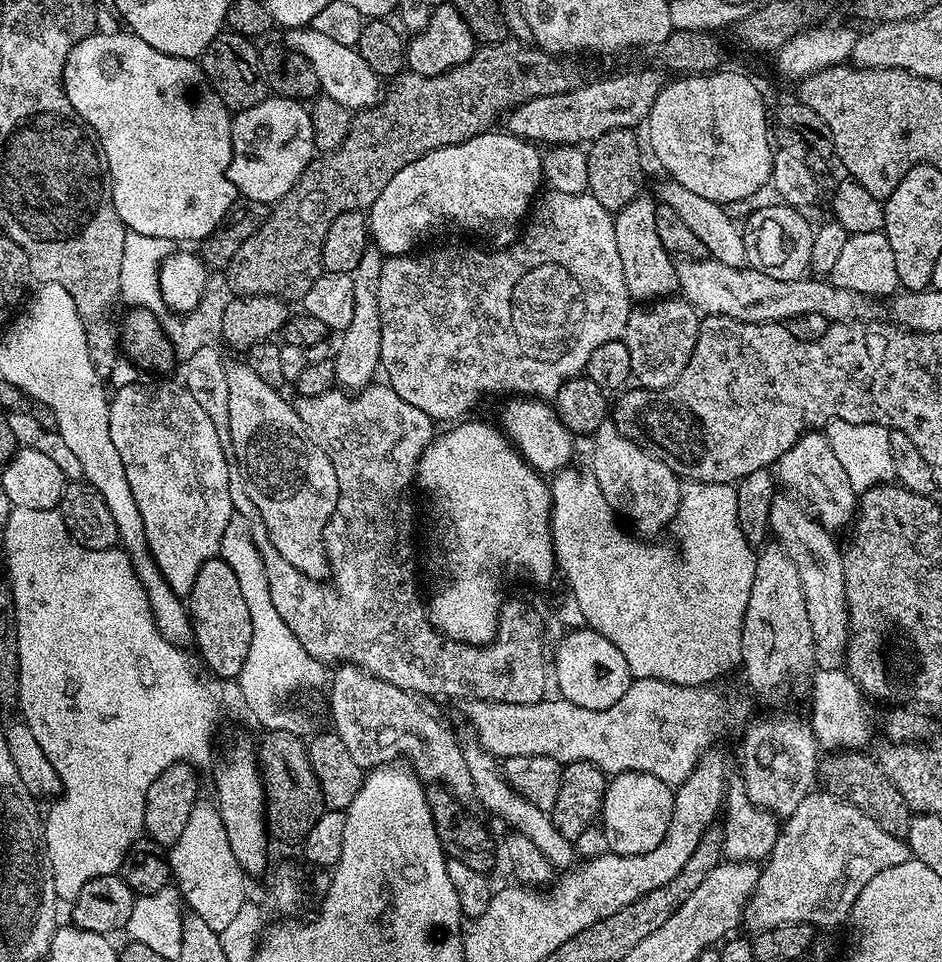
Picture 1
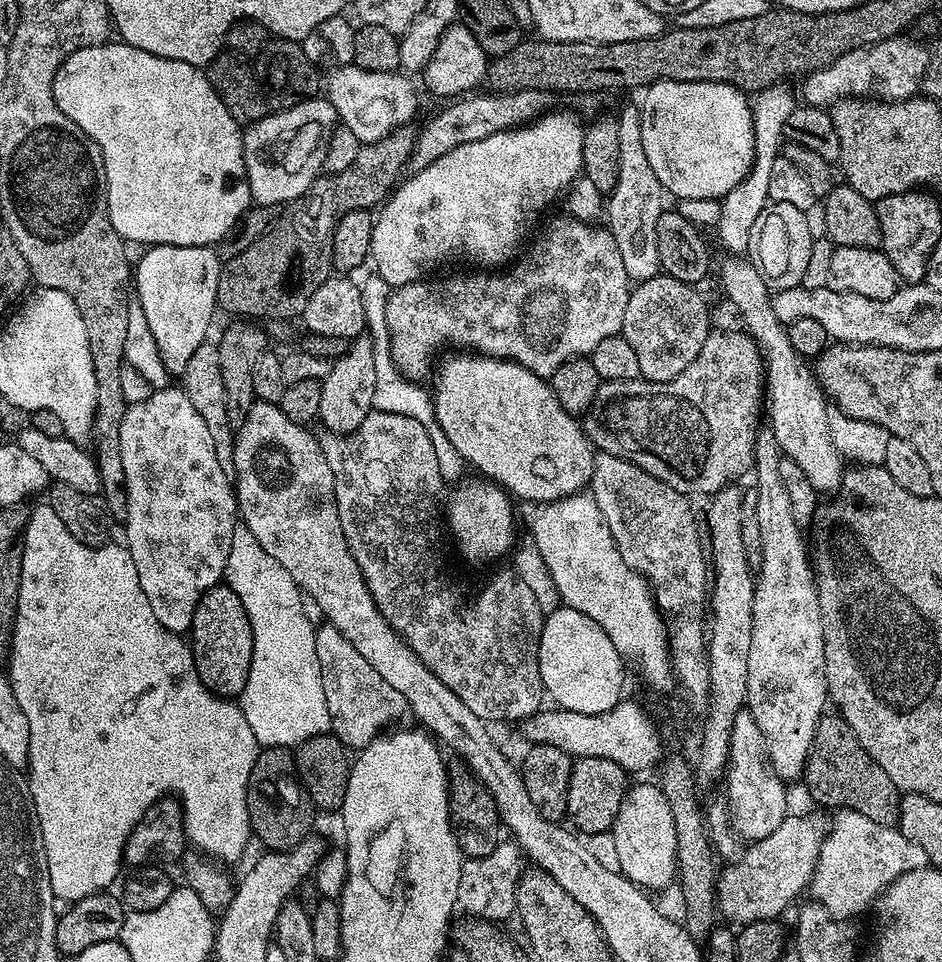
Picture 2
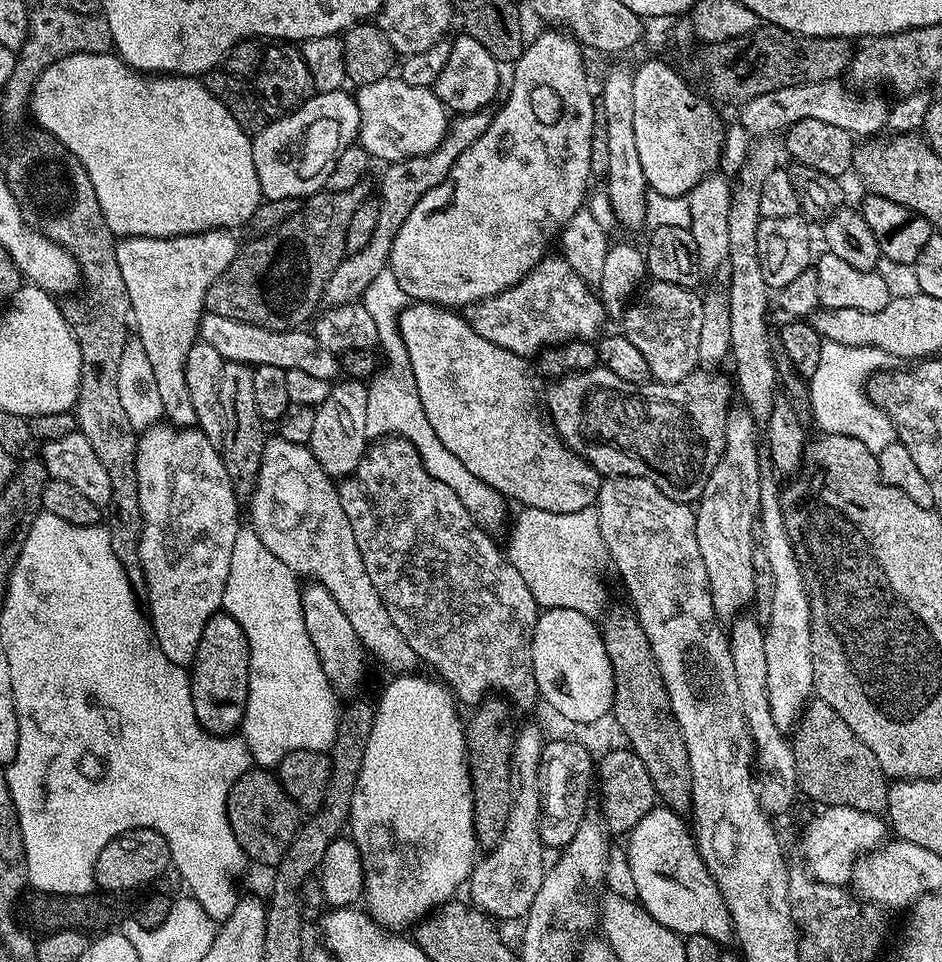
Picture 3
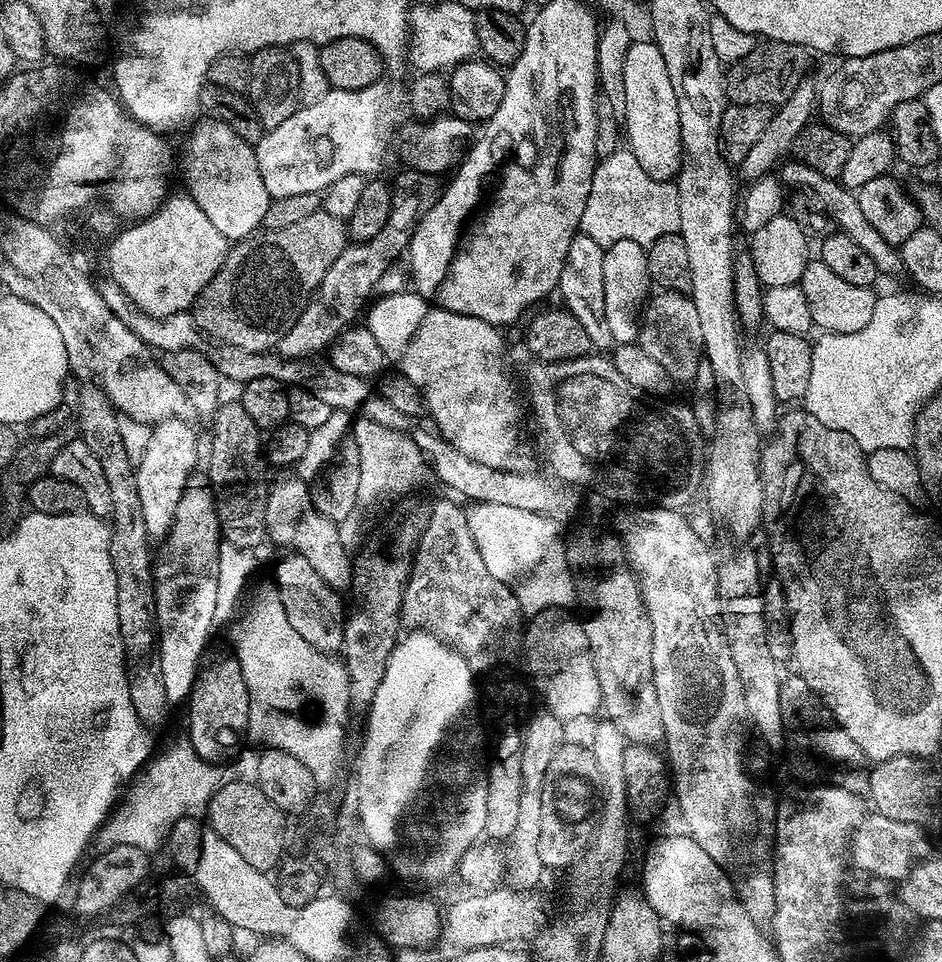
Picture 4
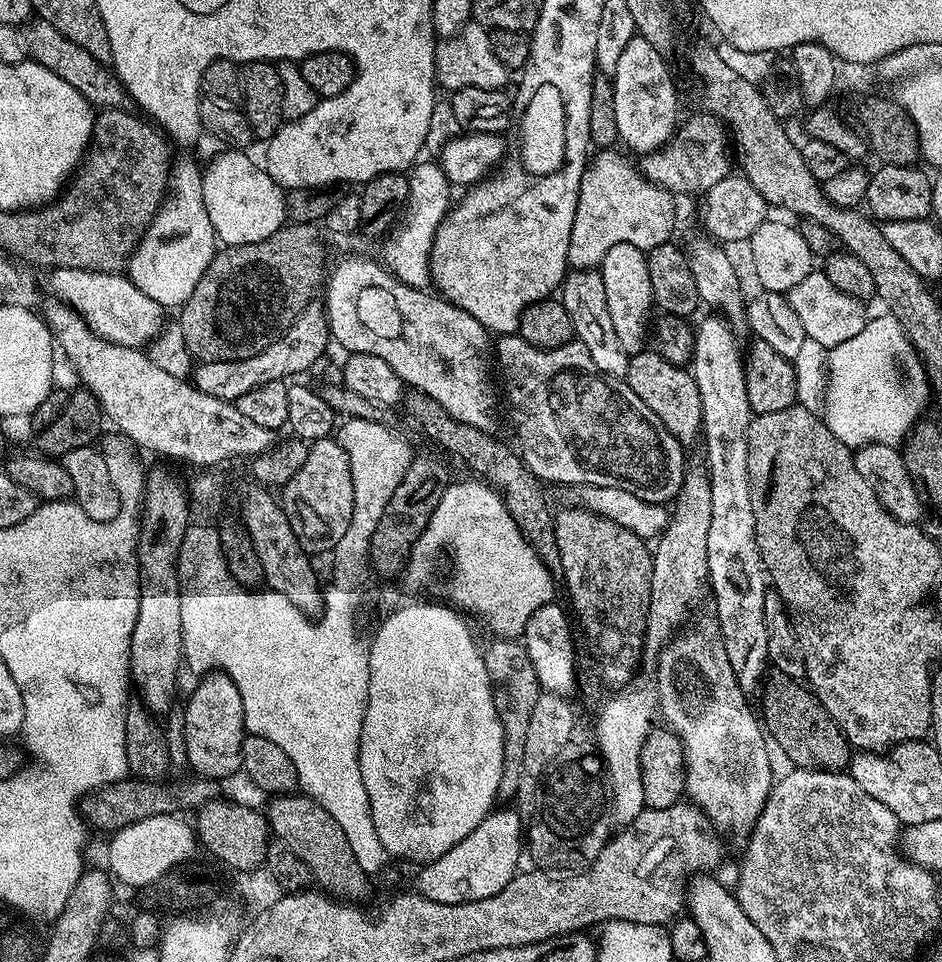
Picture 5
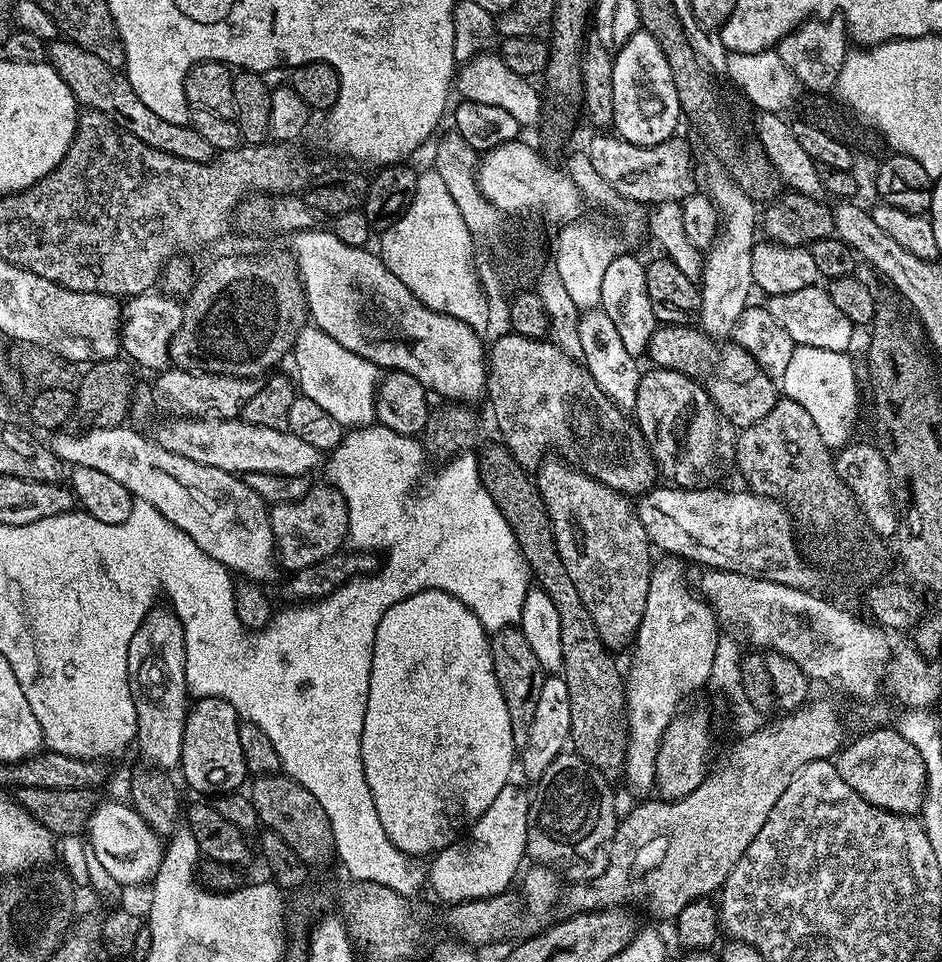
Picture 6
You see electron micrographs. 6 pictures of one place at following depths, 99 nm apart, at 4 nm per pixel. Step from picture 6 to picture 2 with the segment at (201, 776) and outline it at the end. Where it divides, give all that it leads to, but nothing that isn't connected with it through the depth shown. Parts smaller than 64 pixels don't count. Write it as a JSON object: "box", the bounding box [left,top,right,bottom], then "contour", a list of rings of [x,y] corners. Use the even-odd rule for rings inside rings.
{"box":[190,583,254,697],"contour":[[[227,583],[215,584],[210,590],[206,590],[206,594],[202,594],[202,598],[194,610],[194,618],[190,629],[191,636],[190,647],[200,681],[208,687],[210,692],[215,692],[217,696],[239,697],[246,686],[246,678],[250,674],[254,638],[252,637],[250,618],[246,614],[246,606],[242,606],[242,598],[238,598],[238,594],[234,594],[234,590],[230,590]]]}

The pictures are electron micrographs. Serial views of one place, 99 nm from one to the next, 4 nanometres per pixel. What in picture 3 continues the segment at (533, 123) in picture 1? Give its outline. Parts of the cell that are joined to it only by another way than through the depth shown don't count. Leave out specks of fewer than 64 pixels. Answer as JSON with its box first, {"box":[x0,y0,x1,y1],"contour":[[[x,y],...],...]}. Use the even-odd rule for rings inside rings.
{"box":[323,110,492,305],"contour":[[[484,110],[457,115],[449,123],[448,131],[436,149],[421,156],[412,156],[396,163],[389,163],[384,168],[384,177],[380,180],[380,196],[378,195],[380,209],[378,210],[378,226],[374,226],[374,238],[370,238],[370,242],[366,242],[362,250],[348,252],[344,261],[338,266],[338,270],[330,274],[324,287],[323,303],[325,305],[354,304],[361,299],[370,282],[388,268],[390,250],[394,246],[394,234],[398,234],[398,230],[402,228],[406,214],[410,214],[410,210],[414,208],[418,198],[426,194],[426,190],[438,186],[438,182],[442,182],[446,174],[450,174],[456,159],[466,150],[470,150],[470,146],[474,146],[474,142],[478,142],[482,134],[486,134],[491,121],[492,116]]]}

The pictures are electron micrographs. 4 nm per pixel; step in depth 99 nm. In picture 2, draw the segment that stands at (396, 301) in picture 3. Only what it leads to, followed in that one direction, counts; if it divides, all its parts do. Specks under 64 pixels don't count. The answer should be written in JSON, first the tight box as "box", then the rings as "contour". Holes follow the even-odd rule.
{"box":[360,272,447,440],"contour":[[[375,272],[369,273],[361,281],[360,293],[362,294],[363,313],[366,314],[365,324],[368,337],[374,346],[374,402],[373,407],[380,411],[402,414],[418,420],[426,428],[430,440],[447,440],[445,431],[437,422],[435,401],[419,383],[406,379],[393,360],[392,343],[389,338],[389,327],[386,324],[386,306],[388,305],[392,289],[385,279]]]}

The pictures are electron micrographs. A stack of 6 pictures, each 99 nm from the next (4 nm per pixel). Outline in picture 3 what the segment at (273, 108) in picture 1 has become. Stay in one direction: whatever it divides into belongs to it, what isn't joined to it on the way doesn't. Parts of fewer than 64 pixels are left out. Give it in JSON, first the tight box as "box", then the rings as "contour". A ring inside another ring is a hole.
{"box":[251,91,359,200],"contour":[[[347,91],[331,93],[330,98],[316,98],[303,106],[297,107],[285,120],[265,123],[262,131],[251,137],[254,166],[258,170],[258,182],[264,200],[278,198],[304,198],[309,195],[308,184],[325,175],[332,161],[350,145],[357,143],[359,134],[359,110],[355,99]]]}

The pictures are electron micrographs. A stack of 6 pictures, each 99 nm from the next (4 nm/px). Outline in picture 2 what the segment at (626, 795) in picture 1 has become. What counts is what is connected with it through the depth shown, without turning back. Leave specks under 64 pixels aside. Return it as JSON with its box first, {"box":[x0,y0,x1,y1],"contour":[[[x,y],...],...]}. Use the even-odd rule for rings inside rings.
{"box":[610,783,678,890],"contour":[[[655,783],[640,784],[637,788],[635,785],[629,791],[610,831],[618,849],[620,872],[624,877],[645,890],[668,888],[674,884],[678,876],[674,814],[670,814],[666,794],[662,794]]]}

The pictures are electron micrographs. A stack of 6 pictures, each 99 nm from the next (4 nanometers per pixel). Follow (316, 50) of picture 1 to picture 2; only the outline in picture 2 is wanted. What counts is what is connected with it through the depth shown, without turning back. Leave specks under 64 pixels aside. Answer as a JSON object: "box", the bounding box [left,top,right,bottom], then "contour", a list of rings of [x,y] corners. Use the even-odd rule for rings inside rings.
{"box":[325,63,418,144],"contour":[[[355,63],[341,65],[329,76],[327,75],[325,91],[328,90],[327,101],[336,110],[337,119],[343,127],[353,131],[354,136],[362,144],[372,144],[389,136],[390,133],[405,127],[416,114],[418,108],[418,96],[411,80],[405,73],[394,71],[368,71],[364,67],[358,67]]]}

